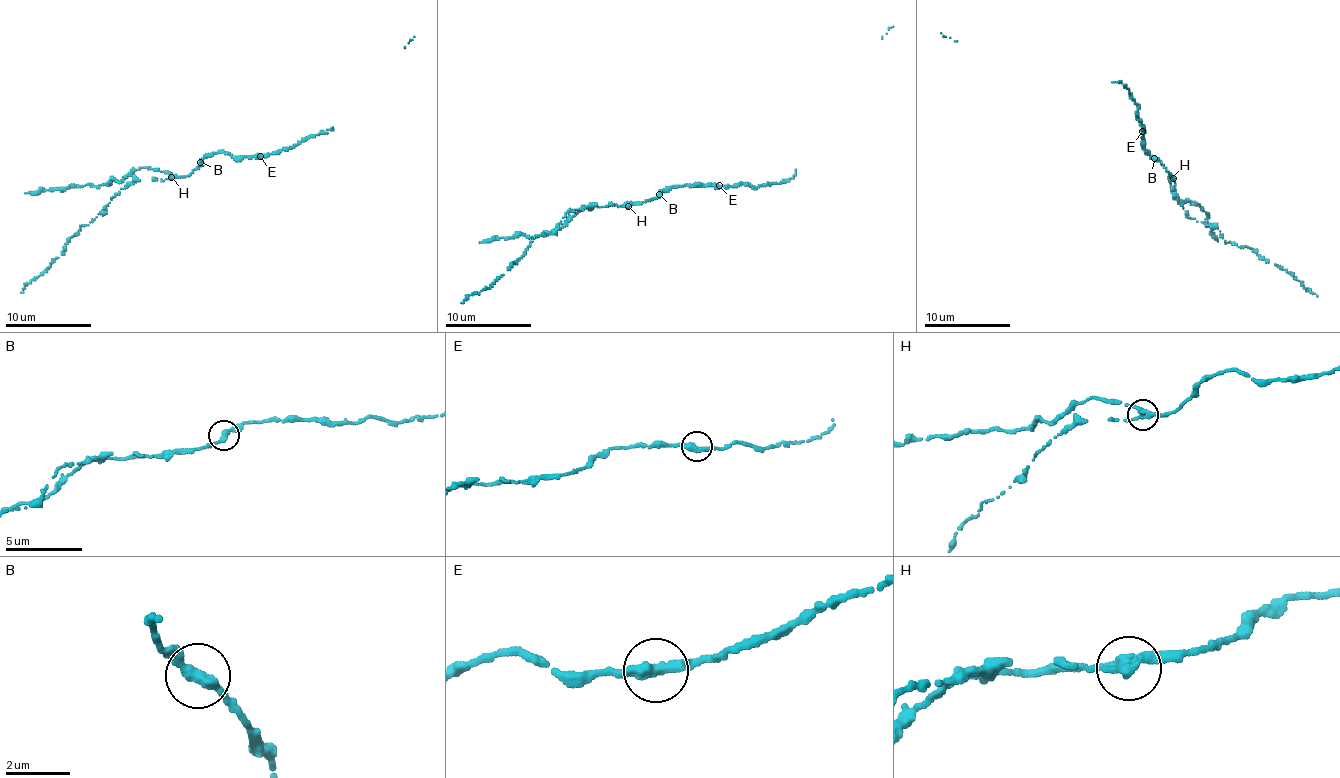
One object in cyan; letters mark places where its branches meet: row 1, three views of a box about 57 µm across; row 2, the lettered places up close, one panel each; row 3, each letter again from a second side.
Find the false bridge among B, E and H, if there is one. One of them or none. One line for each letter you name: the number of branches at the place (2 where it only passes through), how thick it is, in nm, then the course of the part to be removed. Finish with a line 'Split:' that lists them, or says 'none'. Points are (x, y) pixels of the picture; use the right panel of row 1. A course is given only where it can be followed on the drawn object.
H: 2 branches meet; 360 nm thick; foreign part runs (1172, 177), (1173, 198), (1188, 215), (1213, 225), (1225, 241), (1252, 248), (1268, 262), (1286, 269), (1317, 296)
Split: H

